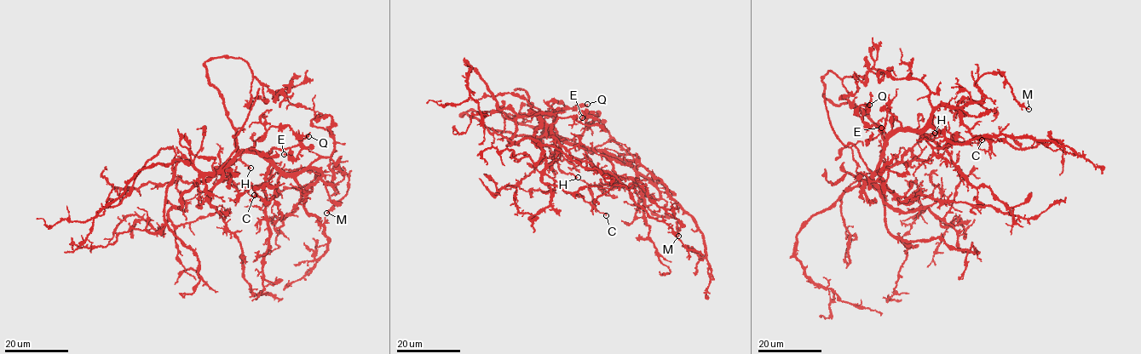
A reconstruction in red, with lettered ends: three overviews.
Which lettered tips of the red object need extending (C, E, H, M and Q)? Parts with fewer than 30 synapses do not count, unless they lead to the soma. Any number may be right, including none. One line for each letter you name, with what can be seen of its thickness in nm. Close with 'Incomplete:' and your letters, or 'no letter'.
Incomplete: no letter

